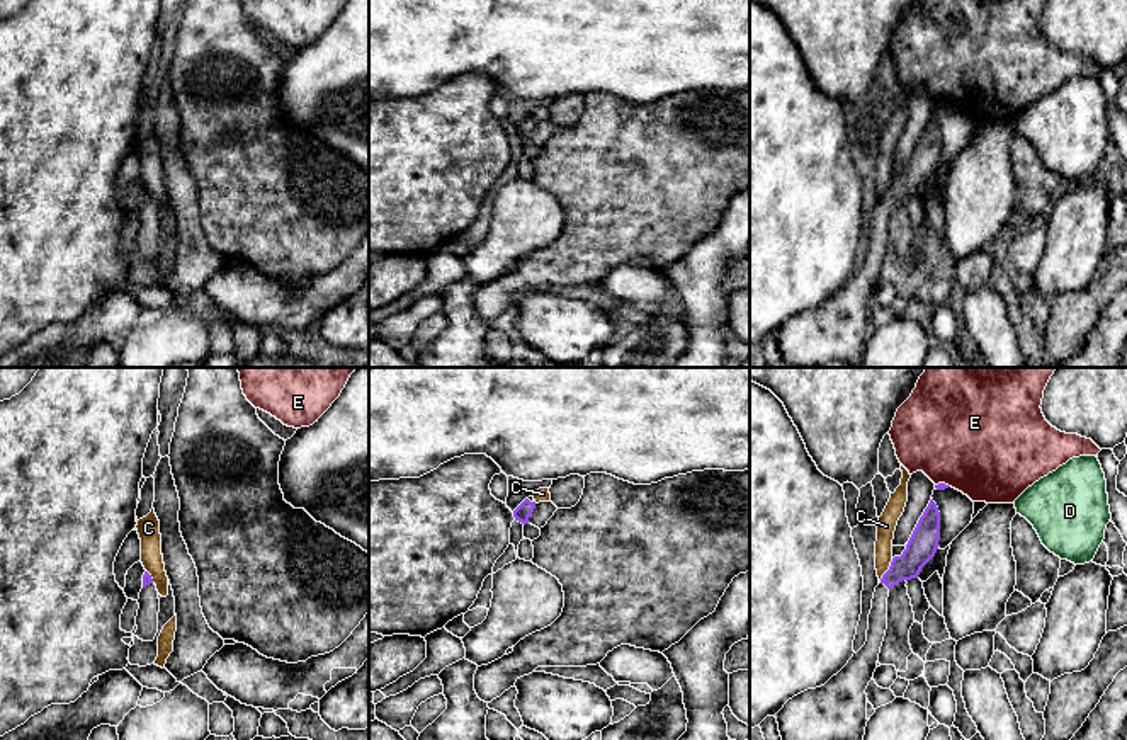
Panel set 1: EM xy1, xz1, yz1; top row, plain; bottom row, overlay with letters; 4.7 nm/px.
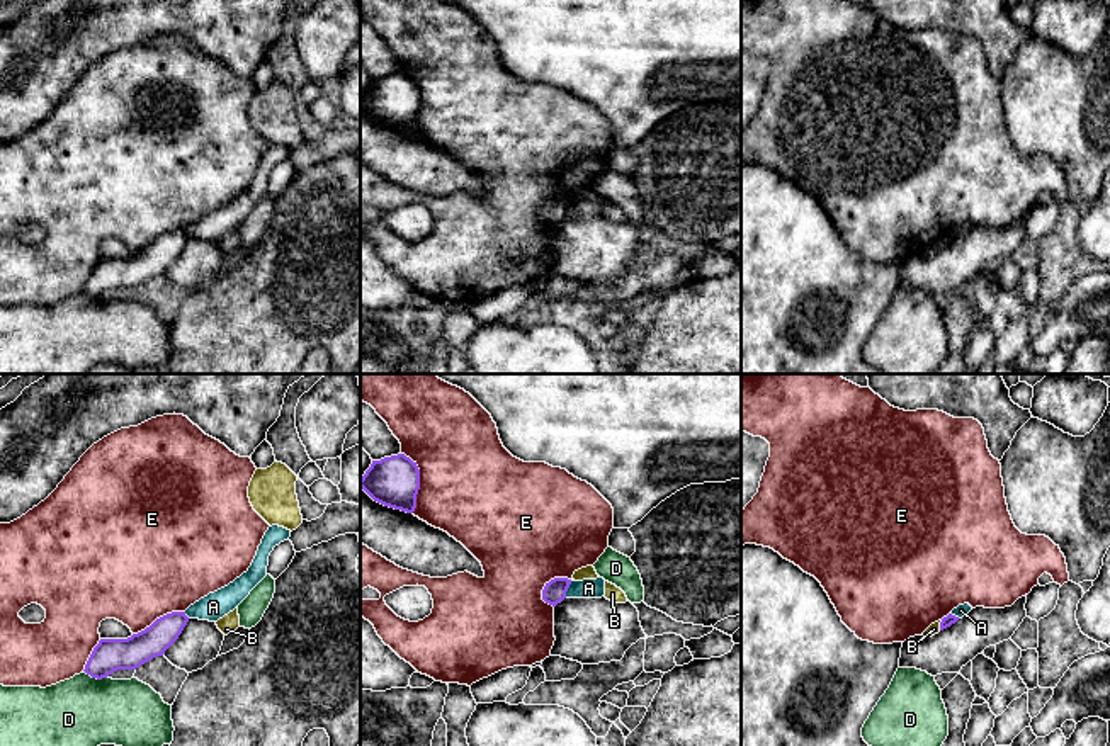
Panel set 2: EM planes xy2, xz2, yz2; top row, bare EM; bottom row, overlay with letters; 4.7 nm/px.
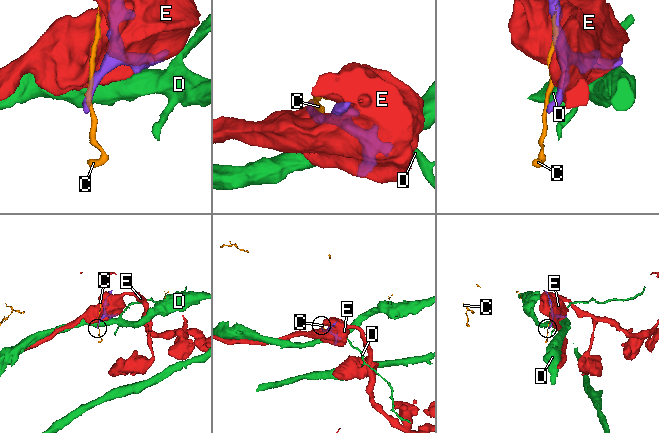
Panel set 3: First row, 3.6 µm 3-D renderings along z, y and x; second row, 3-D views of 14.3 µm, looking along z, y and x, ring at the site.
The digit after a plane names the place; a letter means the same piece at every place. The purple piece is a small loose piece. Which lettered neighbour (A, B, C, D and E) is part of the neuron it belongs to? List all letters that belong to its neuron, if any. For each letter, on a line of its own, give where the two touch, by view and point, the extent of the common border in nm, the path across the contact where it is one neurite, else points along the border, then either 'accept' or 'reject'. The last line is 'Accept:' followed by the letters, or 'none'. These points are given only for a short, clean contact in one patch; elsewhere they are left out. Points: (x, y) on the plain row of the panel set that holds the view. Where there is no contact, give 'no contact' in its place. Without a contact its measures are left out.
A: contact xz2 (566, 209); length 90 nm; border xz2 (571, 201), (565, 216); reject
B: contact yz2 (940, 245); length 50 nm; border yz2 (942, 240), (939, 248); reject
C: contact yz1 (888, 189); length 130 nm; border yz1 (893, 177), (879, 199); reject
D: contact xy2 (96, 296); length 120 nm; border xy2 (84, 289), (97, 298), (107, 296); reject
E: contact xz2 (419, 101); length 300 nm; reject
Accept: none

